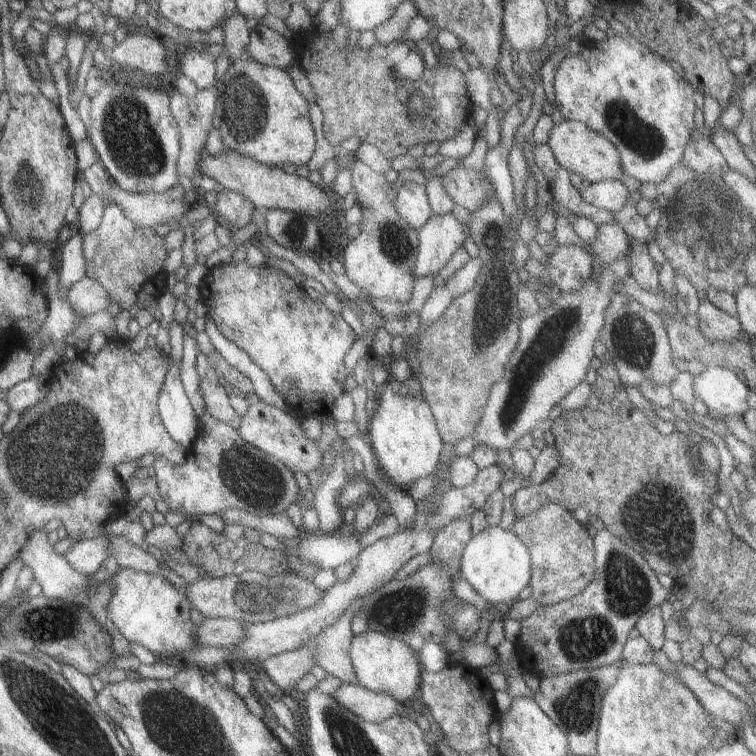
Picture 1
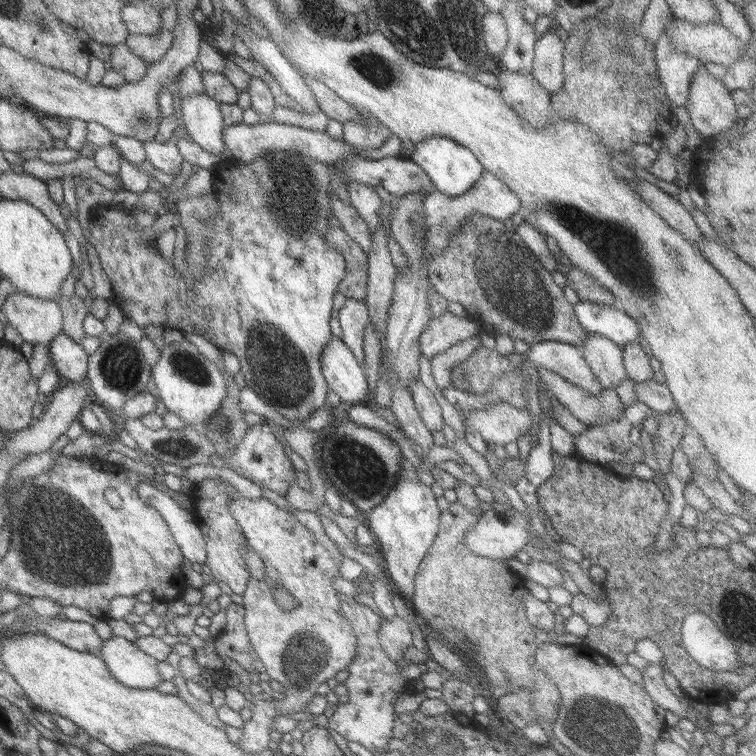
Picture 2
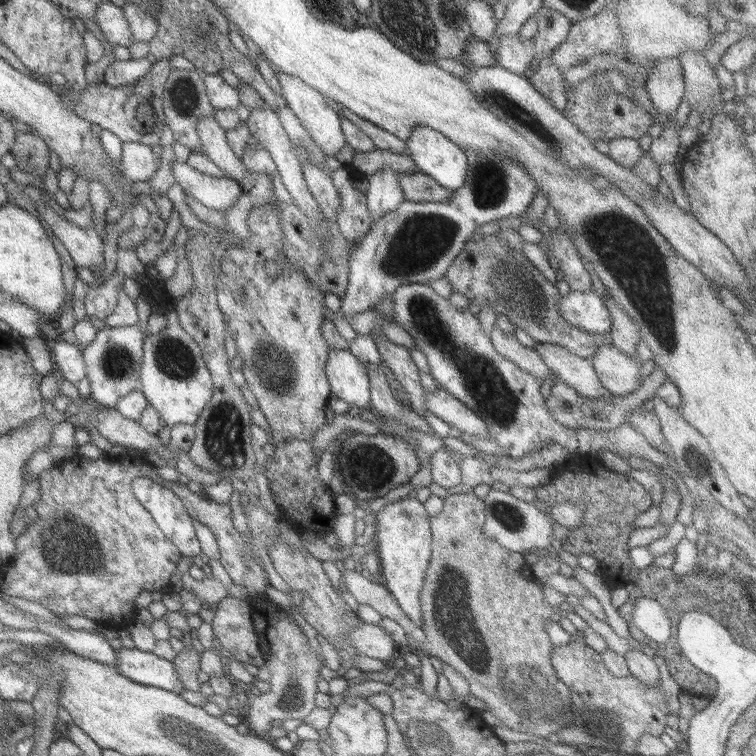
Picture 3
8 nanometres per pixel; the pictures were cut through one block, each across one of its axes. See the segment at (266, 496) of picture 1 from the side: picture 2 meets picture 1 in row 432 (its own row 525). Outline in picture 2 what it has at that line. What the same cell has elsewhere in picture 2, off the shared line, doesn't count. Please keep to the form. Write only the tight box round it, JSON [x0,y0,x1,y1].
[191,476,251,595]

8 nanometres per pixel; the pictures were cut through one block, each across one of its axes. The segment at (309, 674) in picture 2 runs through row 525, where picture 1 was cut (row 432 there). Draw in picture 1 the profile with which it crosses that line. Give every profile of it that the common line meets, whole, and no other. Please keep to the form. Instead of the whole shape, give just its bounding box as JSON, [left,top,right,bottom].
[235,401,322,475]

